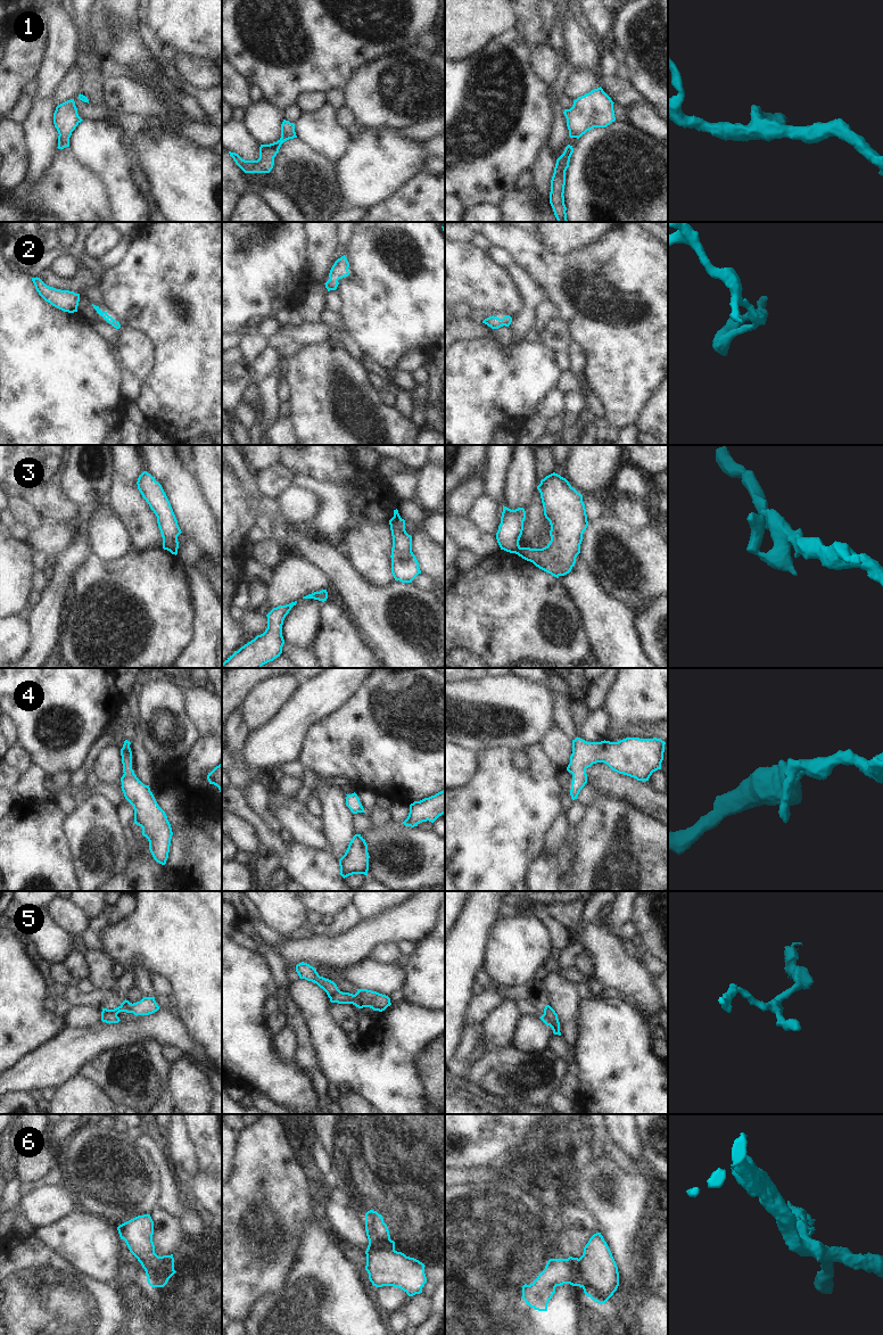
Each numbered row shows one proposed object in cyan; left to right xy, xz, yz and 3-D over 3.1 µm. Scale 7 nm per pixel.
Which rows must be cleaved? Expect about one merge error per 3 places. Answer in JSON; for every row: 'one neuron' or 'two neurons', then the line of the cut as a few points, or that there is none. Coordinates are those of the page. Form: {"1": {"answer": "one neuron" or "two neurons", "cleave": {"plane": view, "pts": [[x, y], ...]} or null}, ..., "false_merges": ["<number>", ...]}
{"1": {"answer": "one neuron", "cleave": null}, "2": {"answer": "one neuron", "cleave": null}, "3": {"answer": "two neurons", "cleave": {"plane": "yz", "pts": [[520, 547], [514, 552]]}}, "4": {"answer": "one neuron", "cleave": null}, "5": {"answer": "two neurons", "cleave": {"plane": "xz", "pts": [[339, 990], [329, 997]]}}, "6": {"answer": "two neurons", "cleave": {"plane": "xz", "pts": [[366, 1249], [394, 1250]]}}, "false_merges": ["3", "5", "6"]}

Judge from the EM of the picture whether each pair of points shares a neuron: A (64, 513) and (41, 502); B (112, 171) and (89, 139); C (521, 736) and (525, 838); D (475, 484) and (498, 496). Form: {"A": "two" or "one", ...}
{"A": "one", "B": "one", "C": "two", "D": "two"}

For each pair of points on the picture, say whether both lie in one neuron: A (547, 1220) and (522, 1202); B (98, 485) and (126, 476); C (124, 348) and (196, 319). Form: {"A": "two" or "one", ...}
{"A": "one", "B": "two", "C": "two"}

